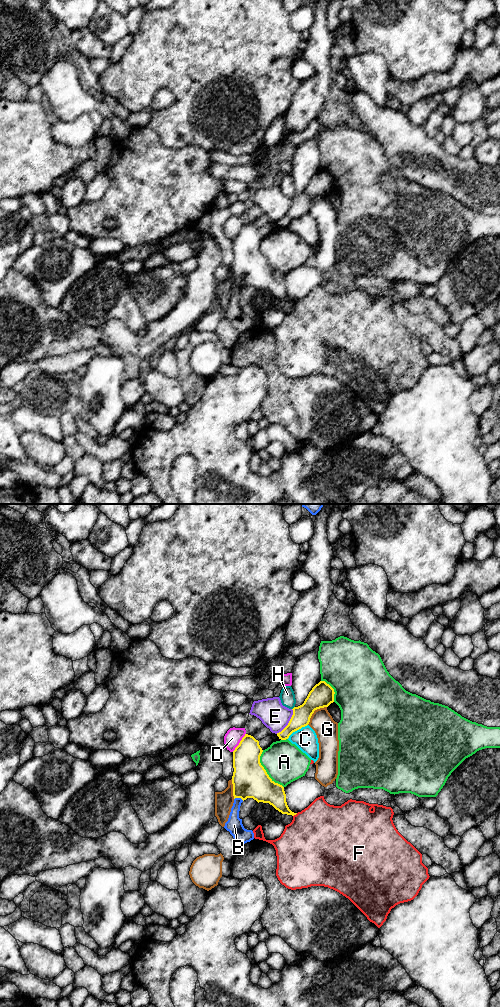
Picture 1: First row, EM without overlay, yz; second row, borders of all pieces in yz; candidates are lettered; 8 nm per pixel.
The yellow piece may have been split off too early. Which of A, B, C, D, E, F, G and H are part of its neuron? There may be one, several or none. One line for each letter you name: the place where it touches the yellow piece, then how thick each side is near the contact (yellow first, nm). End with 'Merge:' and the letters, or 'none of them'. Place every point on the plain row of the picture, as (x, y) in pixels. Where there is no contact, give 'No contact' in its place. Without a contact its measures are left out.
Merge: none of them

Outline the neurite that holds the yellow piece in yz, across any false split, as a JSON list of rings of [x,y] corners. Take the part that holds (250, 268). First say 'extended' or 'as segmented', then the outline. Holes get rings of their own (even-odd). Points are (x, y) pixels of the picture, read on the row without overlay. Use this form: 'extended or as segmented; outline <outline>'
as segmented; outline [[[245,222],[239,233],[233,239],[233,284],[253,286],[258,291],[269,291],[282,302],[296,303],[286,290],[284,275],[275,271],[260,251],[263,238],[259,229]]]

